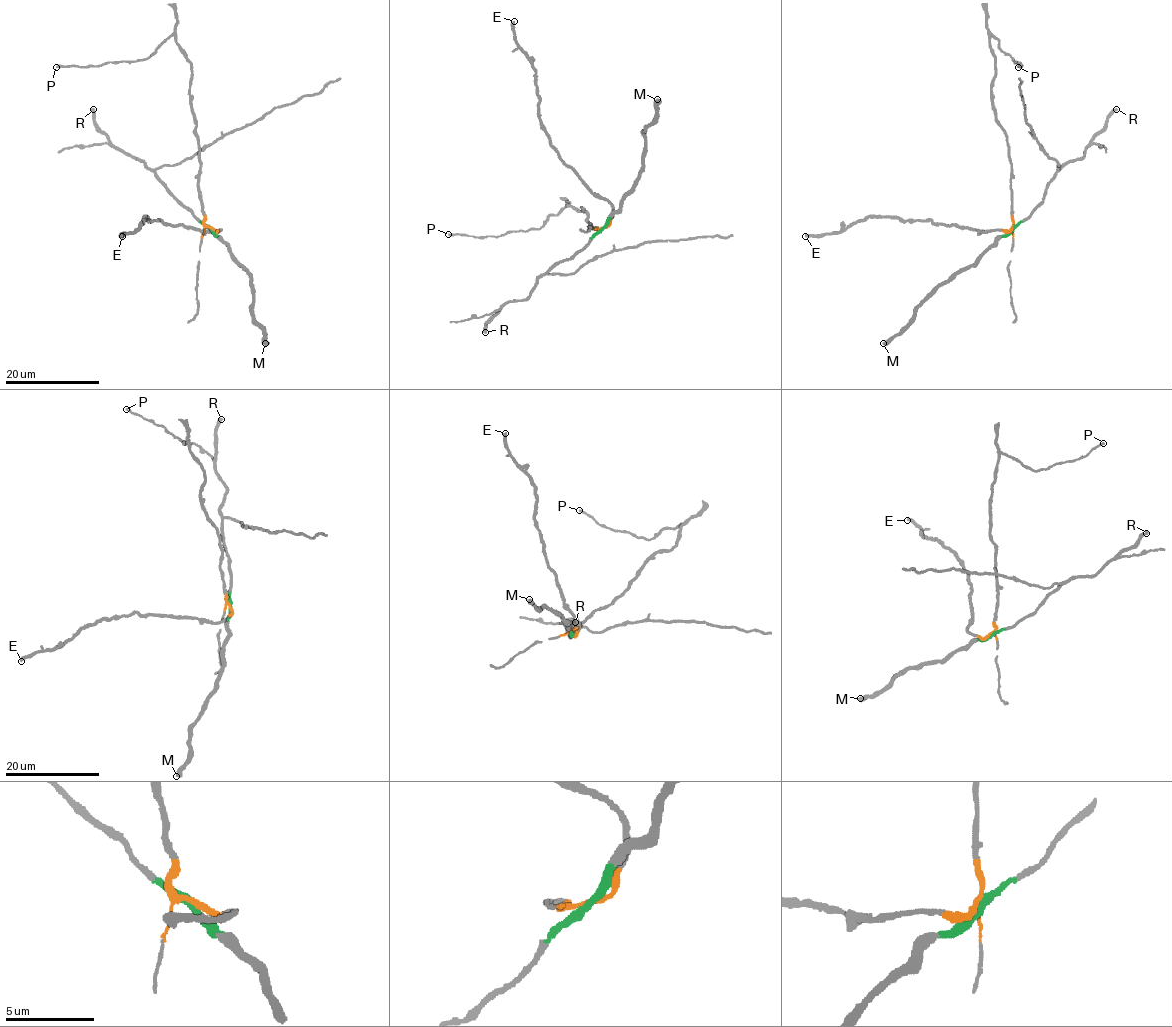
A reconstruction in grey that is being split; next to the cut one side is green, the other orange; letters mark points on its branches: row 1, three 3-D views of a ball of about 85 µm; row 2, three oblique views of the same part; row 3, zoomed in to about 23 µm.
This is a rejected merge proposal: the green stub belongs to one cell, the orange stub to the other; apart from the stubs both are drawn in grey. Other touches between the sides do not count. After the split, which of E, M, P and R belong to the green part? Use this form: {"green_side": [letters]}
{"green_side": ["M", "R"]}

